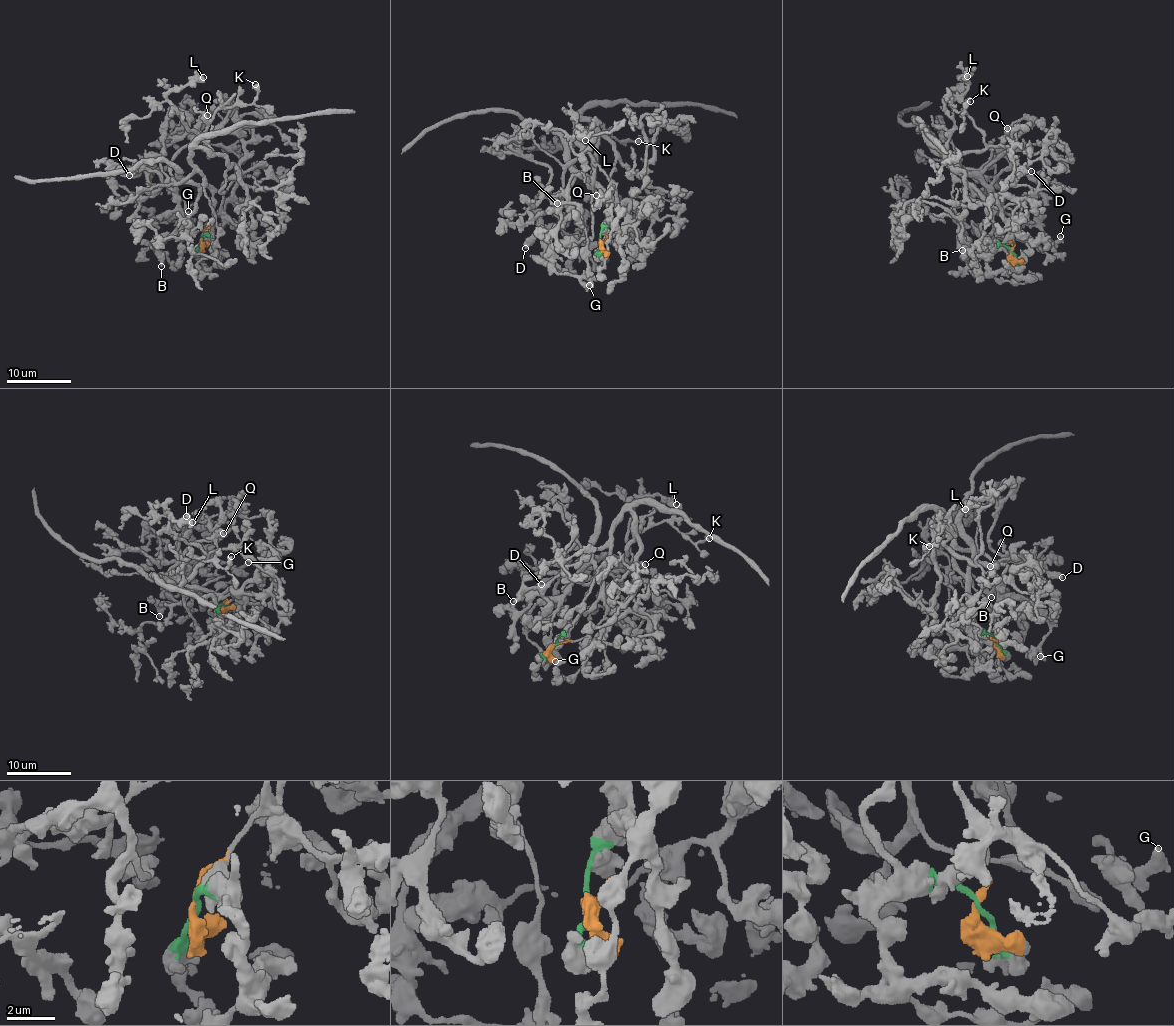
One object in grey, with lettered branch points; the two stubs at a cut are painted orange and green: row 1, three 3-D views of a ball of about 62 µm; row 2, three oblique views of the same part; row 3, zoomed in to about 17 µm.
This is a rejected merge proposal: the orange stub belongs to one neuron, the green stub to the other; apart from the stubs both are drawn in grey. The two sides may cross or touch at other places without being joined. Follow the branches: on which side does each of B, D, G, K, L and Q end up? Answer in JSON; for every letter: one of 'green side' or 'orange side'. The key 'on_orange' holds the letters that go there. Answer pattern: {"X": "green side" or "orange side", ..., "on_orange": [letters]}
{"B": "orange side", "D": "green side", "G": "green side", "K": "orange side", "L": "orange side", "Q": "orange side", "on_orange": ["B", "K", "L", "Q"]}

